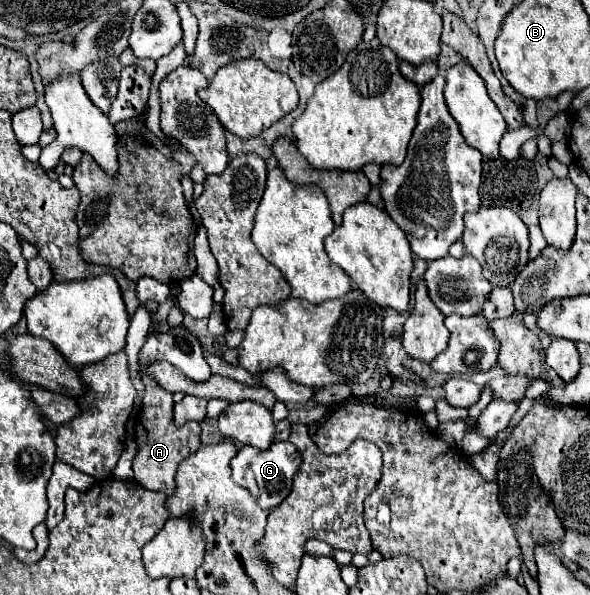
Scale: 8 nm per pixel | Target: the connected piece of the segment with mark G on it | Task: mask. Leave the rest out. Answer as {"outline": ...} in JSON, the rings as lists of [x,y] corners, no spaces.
{"outline":[[[273,442],[267,450],[257,450],[253,446],[241,446],[239,452],[231,460],[233,482],[247,488],[251,496],[259,502],[263,510],[271,510],[279,506],[293,488],[293,478],[301,468],[301,454],[291,442]]]}

